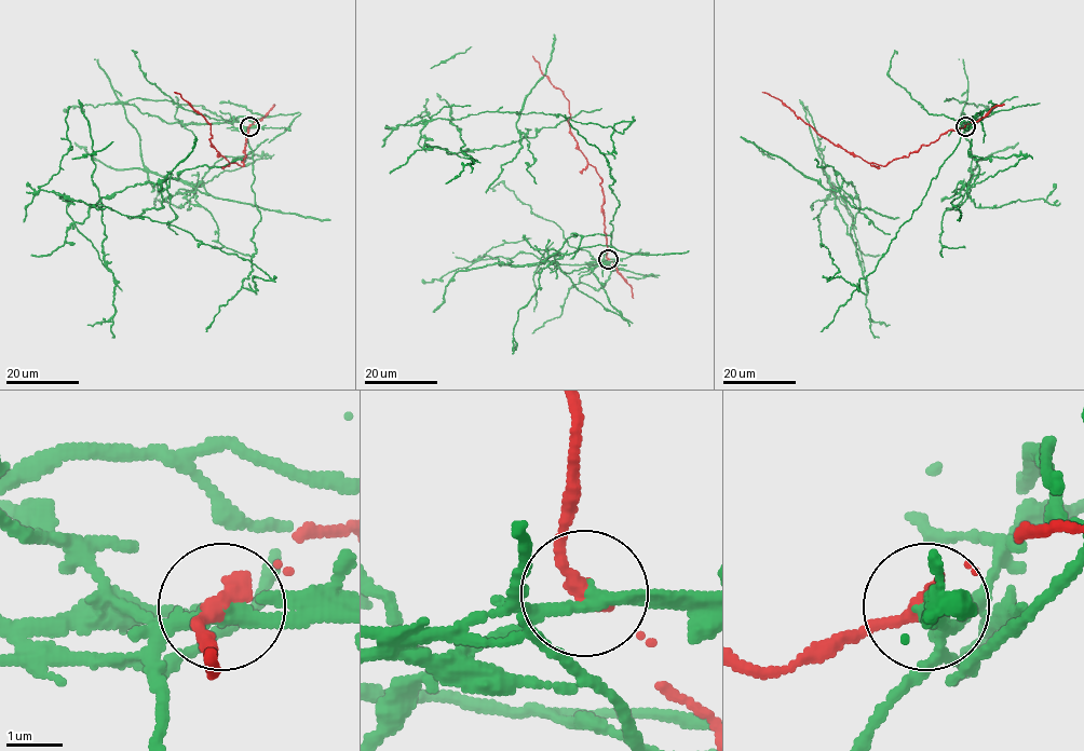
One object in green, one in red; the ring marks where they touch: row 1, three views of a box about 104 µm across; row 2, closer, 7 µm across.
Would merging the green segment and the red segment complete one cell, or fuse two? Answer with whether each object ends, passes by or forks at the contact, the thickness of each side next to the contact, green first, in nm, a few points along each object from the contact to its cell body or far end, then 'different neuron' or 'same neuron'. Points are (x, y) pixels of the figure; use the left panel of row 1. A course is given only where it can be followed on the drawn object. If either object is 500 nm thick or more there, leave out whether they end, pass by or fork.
green passes by; red ends; calibres 260 and 360 nm; course green (249, 126), (261, 217), (242, 286), (272, 281), (180, 228), (62, 196), (111, 271), (78, 99); course red (249, 126), (243, 165), (229, 163), (211, 146), (211, 124), (174, 92); different neuron

